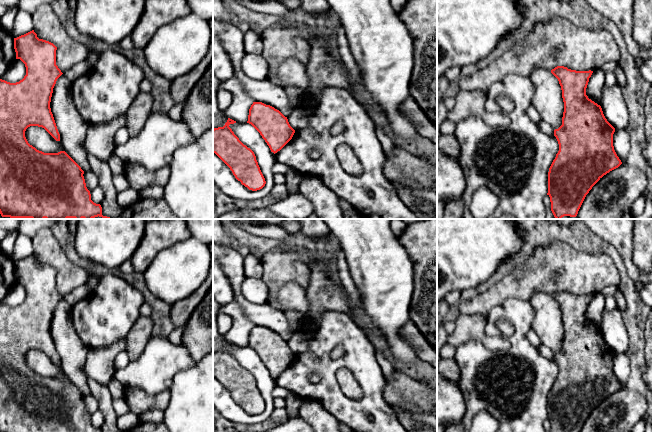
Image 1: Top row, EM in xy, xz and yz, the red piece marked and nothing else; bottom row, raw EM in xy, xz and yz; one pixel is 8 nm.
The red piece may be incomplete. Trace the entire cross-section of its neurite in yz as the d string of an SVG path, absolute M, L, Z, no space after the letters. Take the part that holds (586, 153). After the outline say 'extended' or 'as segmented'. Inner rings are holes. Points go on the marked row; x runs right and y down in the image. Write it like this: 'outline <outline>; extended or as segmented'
outline M557 66L551 73L558 79L562 90L564 112L562 125L554 130L559 151L548 172L548 193L551 211L556 219L576 217L592 187L622 162L613 146L615 128L605 118L600 105L586 95L586 88L593 71L576 71Z; as segmented

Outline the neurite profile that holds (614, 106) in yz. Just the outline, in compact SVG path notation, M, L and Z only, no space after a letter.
M617 83L613 87L604 85L602 90L601 108L605 118L615 130L626 130L630 121L624 89Z

